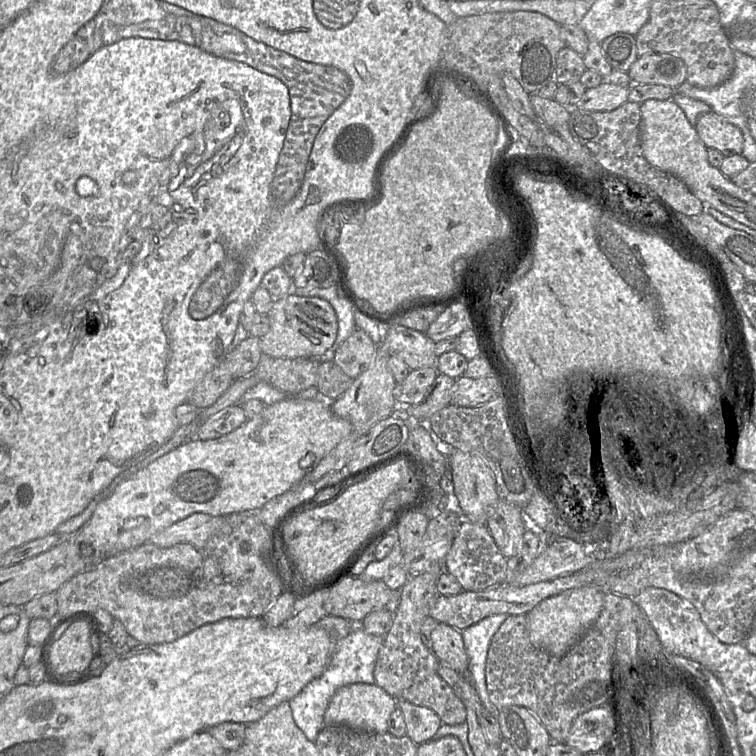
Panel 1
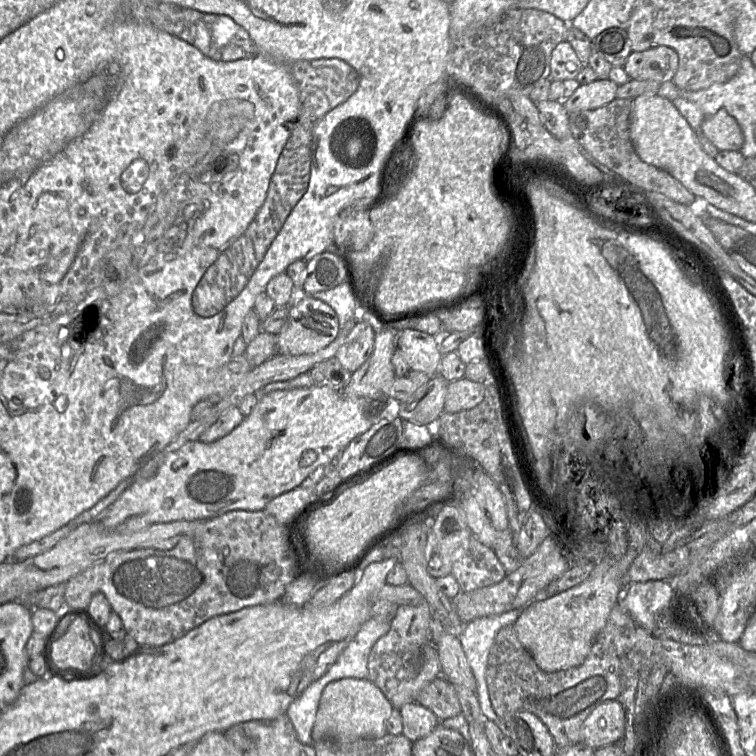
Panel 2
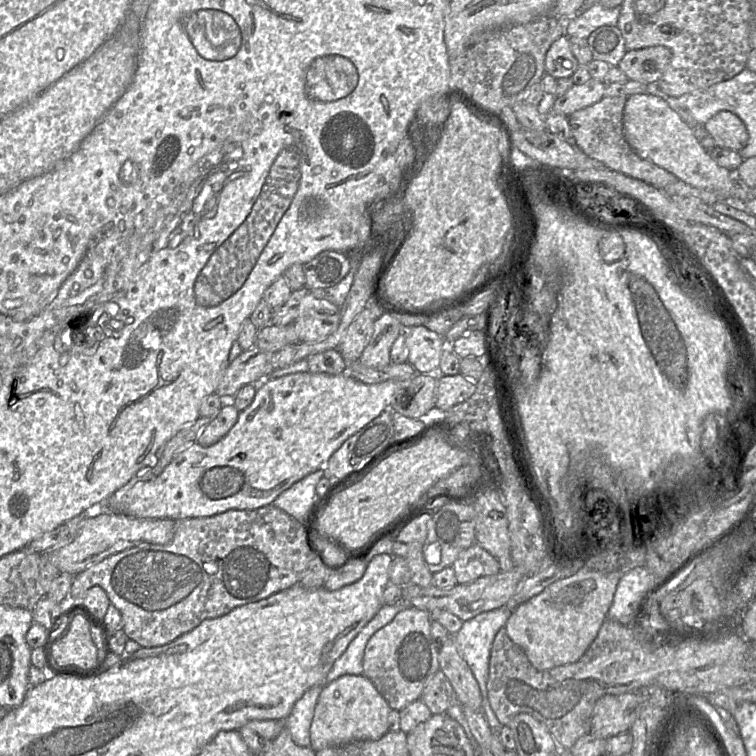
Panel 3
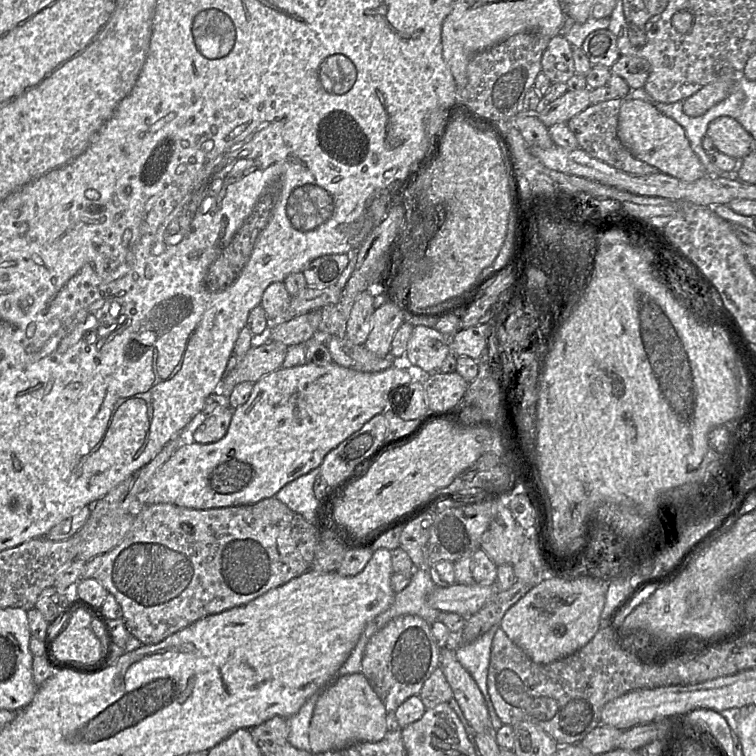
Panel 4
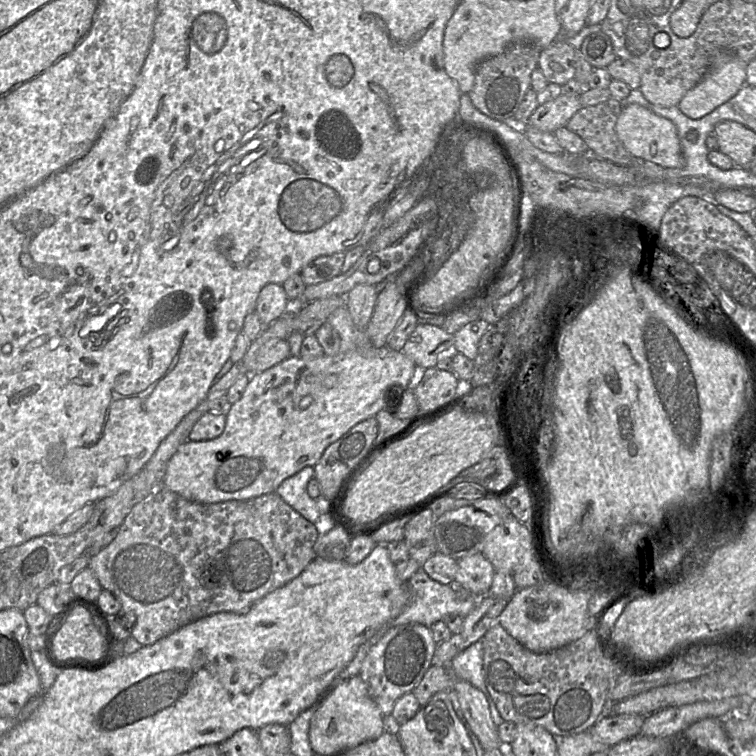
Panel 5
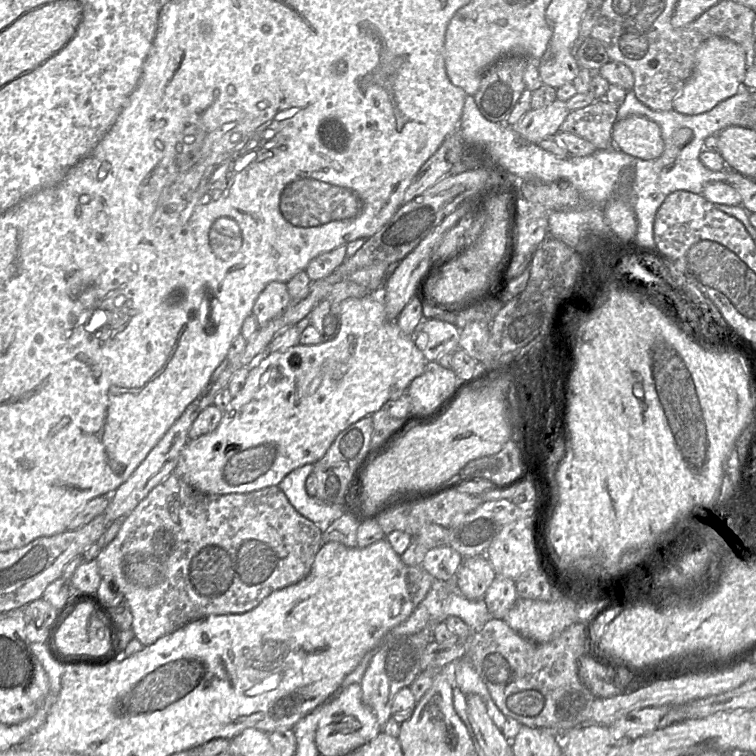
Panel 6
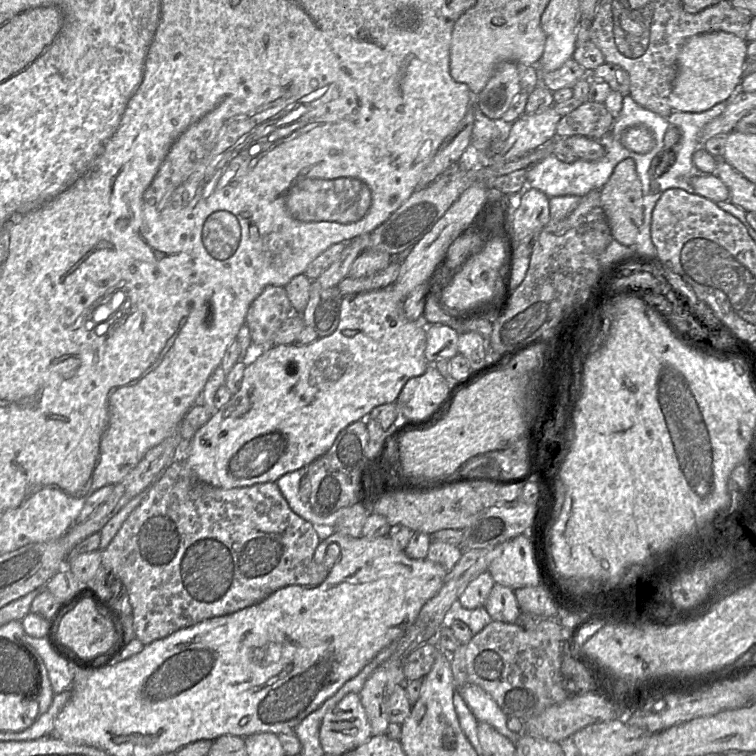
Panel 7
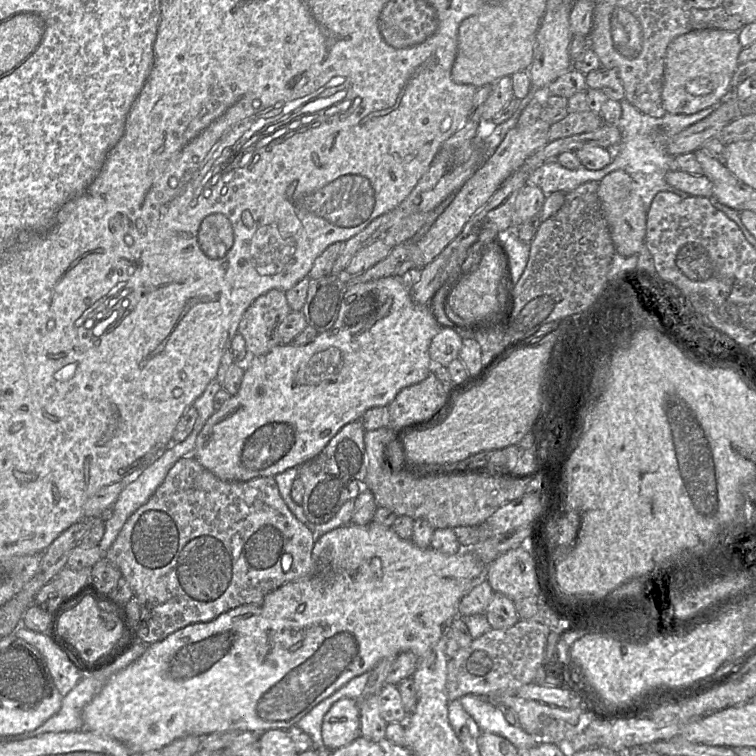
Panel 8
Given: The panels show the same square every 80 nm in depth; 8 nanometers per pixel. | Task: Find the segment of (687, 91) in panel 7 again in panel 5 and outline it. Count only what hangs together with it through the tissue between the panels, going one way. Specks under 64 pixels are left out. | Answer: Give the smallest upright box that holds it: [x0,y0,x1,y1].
[678,54,748,119]

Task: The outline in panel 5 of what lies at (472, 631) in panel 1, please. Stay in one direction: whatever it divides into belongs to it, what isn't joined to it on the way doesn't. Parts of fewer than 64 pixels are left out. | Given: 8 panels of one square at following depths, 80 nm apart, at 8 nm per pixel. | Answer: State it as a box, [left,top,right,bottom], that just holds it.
[449,640,504,728]

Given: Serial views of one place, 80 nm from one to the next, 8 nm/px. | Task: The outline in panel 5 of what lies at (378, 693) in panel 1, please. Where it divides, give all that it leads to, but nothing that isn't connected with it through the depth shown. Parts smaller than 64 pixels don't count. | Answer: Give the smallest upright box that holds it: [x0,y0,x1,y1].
[311,675,384,755]

